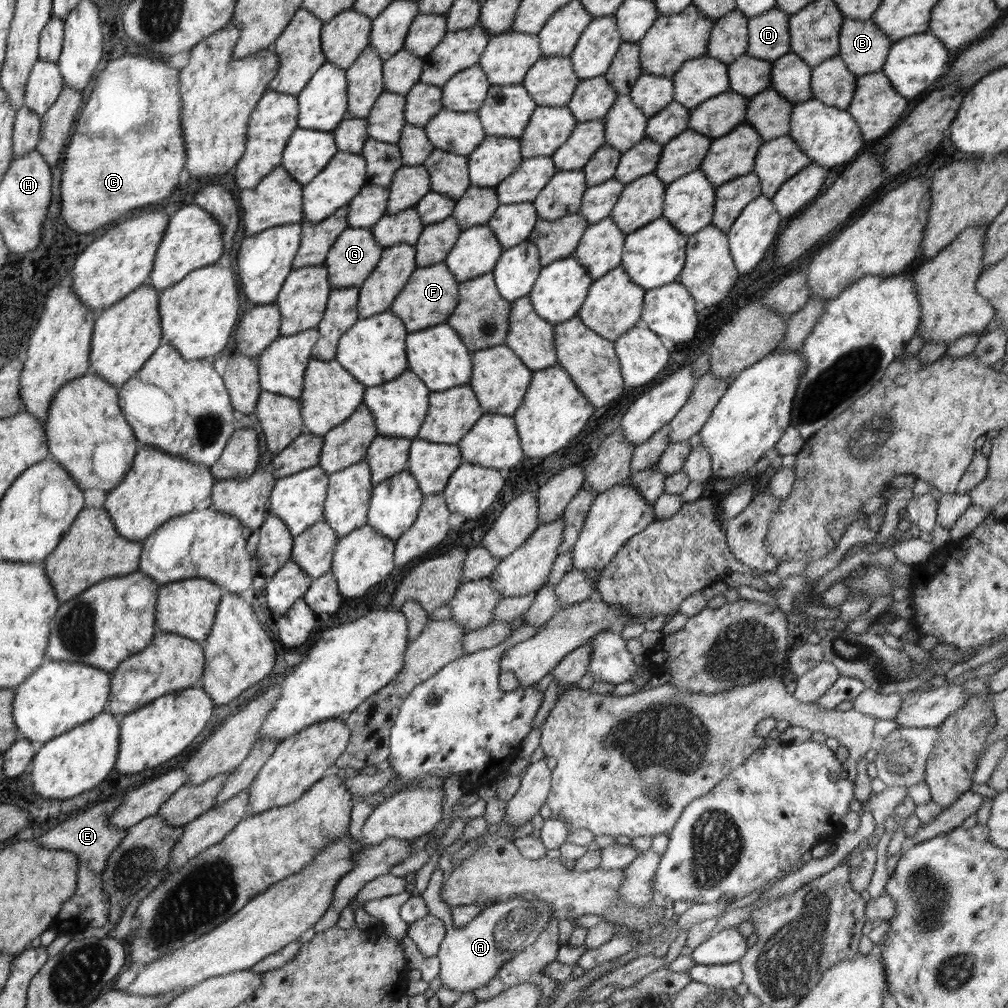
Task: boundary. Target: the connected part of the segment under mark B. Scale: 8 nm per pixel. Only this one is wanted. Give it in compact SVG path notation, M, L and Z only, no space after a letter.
M846 19L840 29L839 43L838 56L846 63L849 71L859 77L881 70L894 41L872 19Z

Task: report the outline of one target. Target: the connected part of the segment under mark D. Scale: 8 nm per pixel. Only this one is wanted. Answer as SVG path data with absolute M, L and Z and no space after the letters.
M774 8L750 17L745 54L773 62L790 53L789 16L783 10Z

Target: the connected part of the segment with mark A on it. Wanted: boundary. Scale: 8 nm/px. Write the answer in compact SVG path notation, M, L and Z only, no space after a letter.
M437 867L421 895L429 915L440 918L446 928L446 935L440 944L437 957L442 986L450 990L472 992L480 986L487 985L505 962L512 960L538 939L541 932L548 927L551 917L554 916L551 906L546 901L540 900L535 894L526 893L514 899L482 905L478 916L475 916L462 929L456 929L452 922L451 909L440 896L444 880L443 870Z

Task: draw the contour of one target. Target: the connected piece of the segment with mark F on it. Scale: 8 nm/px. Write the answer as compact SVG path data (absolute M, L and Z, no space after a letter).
M445 261L432 266L416 267L409 281L394 299L390 311L402 319L408 333L446 323L458 306L458 285L459 282L448 270Z

